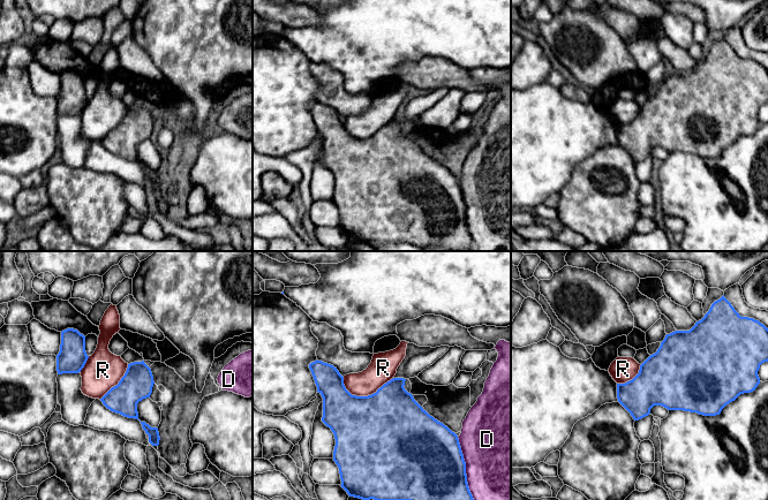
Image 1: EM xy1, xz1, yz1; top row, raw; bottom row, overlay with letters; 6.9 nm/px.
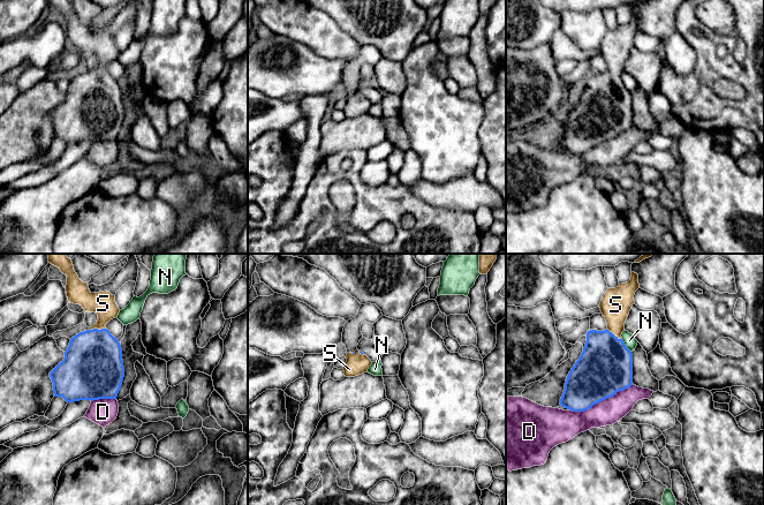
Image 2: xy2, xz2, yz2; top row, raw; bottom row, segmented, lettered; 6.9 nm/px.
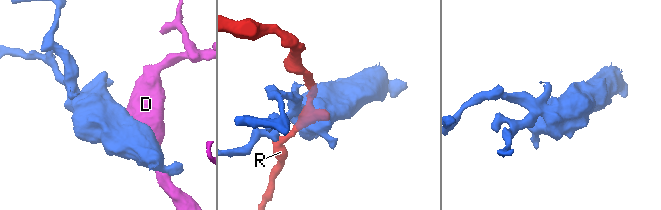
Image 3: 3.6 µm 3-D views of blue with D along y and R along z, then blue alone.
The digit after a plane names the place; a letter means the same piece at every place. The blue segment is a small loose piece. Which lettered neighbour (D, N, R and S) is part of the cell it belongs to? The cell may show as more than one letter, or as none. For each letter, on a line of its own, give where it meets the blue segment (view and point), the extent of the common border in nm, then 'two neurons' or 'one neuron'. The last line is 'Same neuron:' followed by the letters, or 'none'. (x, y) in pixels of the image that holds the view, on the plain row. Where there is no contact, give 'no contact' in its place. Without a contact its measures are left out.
D: xz1 (465, 211) | 480 nm | two neurons
N: yz2 (626, 88) | 120 nm | two neurons
R: xz1 (366, 138) | 340 nm | two neurons
S: xy2 (97, 70) | 120 nm | one neuron
Same neuron: S

